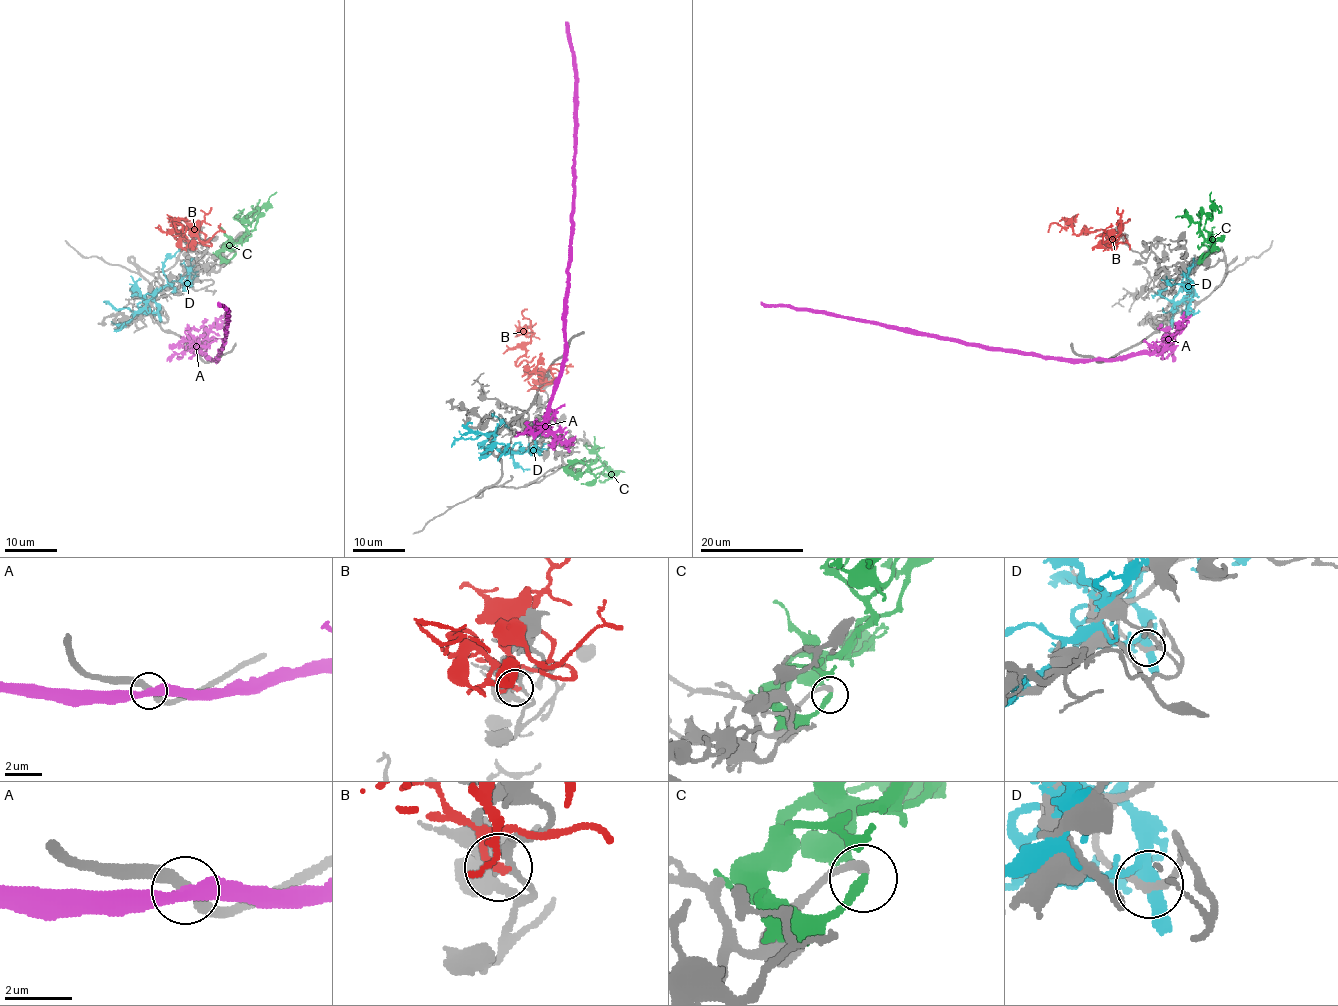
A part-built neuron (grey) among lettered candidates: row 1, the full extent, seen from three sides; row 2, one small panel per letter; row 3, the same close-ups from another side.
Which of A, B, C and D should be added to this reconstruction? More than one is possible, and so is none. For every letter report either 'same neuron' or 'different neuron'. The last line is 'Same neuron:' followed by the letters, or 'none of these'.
A: different neuron
B: different neuron
C: same neuron
D: different neuron
Same neuron: C

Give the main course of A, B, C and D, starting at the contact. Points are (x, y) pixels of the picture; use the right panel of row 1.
A: (1095, 359), (1045, 359), (987, 350), (878, 324), (786, 306), (764, 306), (760, 302)
B: (1130, 248), (1108, 245), (1113, 235), (1118, 239), (1100, 235), (1104, 230), (1079, 235), (1053, 223), (1048, 232)
C: (1202, 253), (1200, 259), (1213, 249), (1205, 228), (1206, 220), (1213, 217), (1211, 192)
D: (1185, 314), (1191, 287), (1181, 284), (1181, 279), (1207, 254), (1207, 249)

